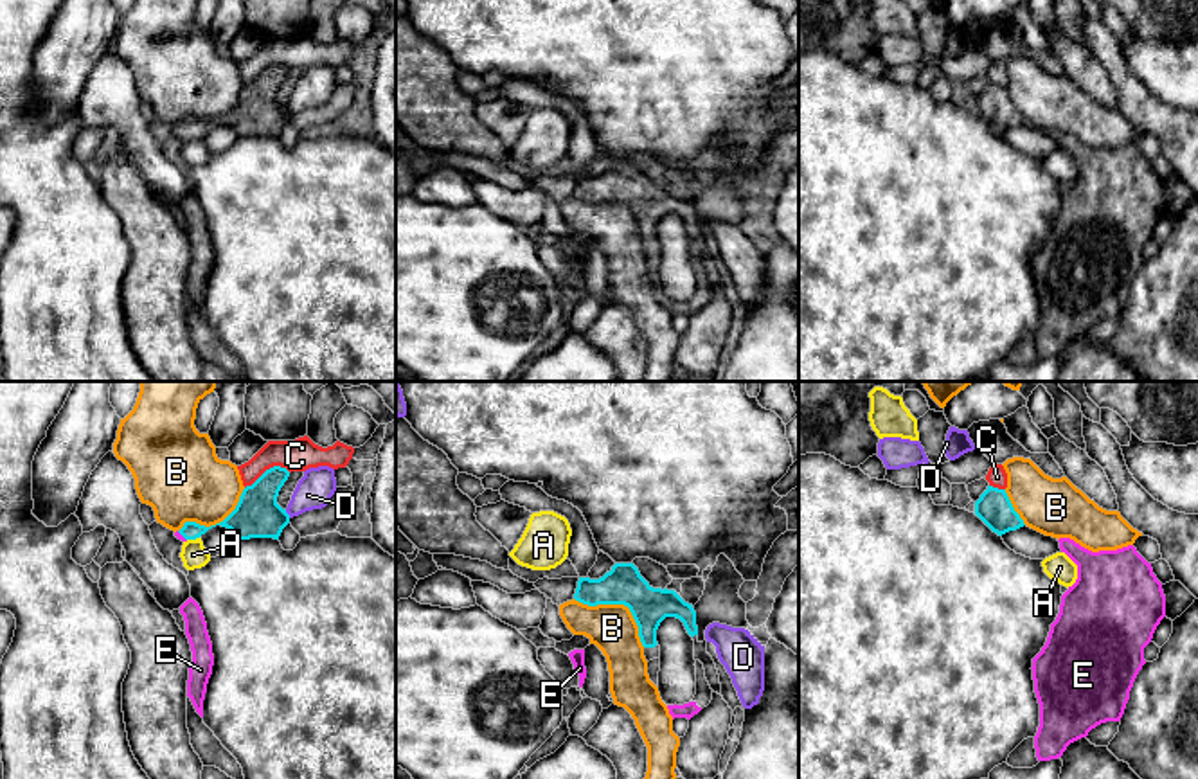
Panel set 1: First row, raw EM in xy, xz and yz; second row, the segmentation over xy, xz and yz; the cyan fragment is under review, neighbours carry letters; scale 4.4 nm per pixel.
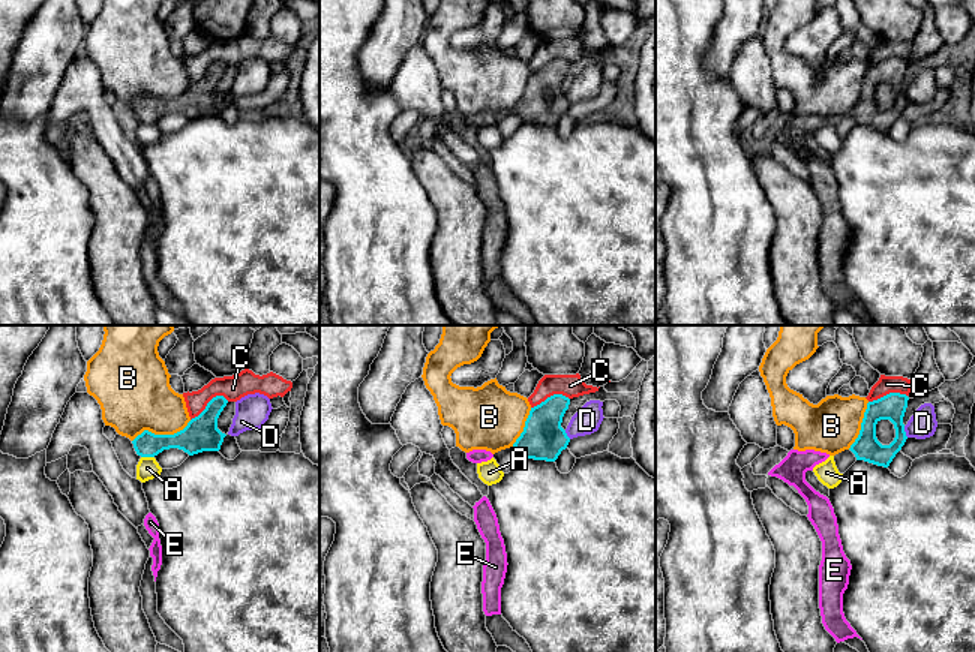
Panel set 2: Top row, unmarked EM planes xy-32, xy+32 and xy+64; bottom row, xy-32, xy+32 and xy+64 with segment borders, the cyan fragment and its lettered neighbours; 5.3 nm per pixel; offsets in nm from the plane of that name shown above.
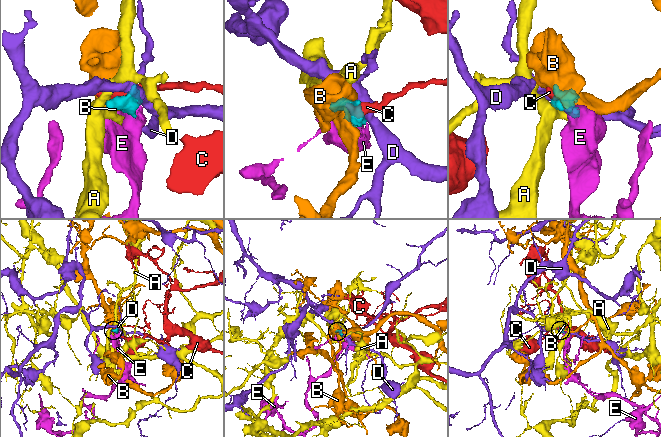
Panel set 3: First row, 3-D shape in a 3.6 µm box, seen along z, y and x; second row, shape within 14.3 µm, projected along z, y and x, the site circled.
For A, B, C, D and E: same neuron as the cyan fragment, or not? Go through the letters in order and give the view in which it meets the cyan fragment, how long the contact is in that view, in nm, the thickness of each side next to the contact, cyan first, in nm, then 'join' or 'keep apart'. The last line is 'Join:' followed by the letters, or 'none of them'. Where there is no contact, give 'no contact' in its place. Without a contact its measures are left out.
A: xy | 60 nm | 150/120 nm | keep apart
B: xz | 380 nm | 180/220 nm | keep apart
C: xy | 220 nm | 200/140 nm | keep apart
D: xy | 50 nm | 200/160 nm | keep apart
E: xy | 60 nm | 90/20 nm | join
Join: E

